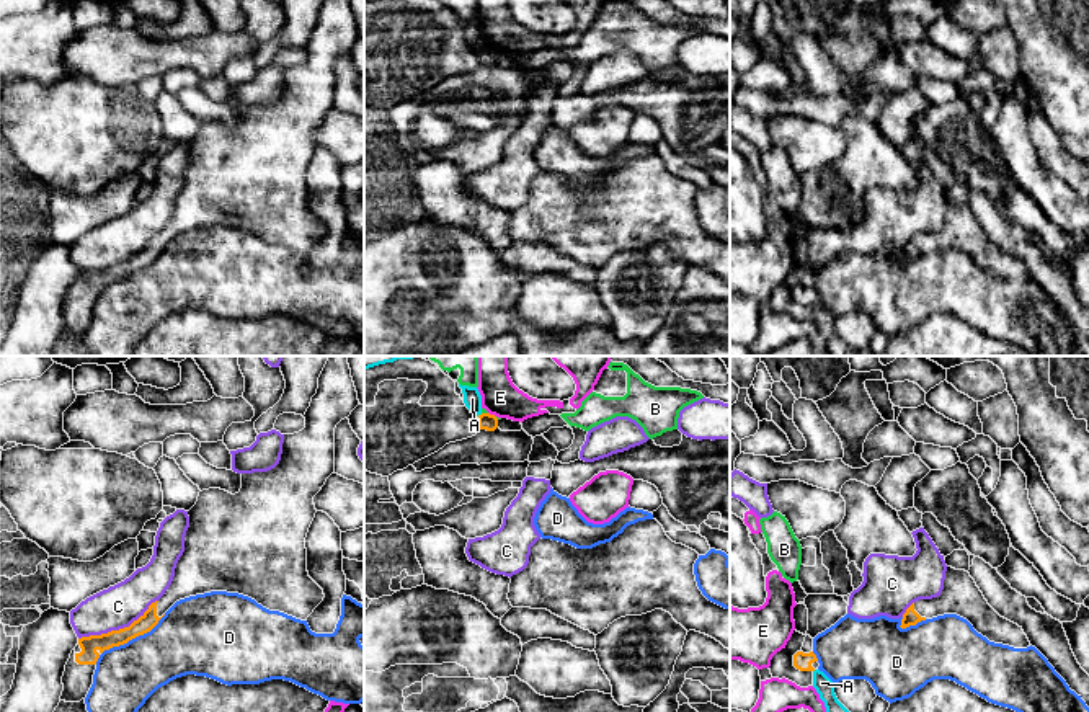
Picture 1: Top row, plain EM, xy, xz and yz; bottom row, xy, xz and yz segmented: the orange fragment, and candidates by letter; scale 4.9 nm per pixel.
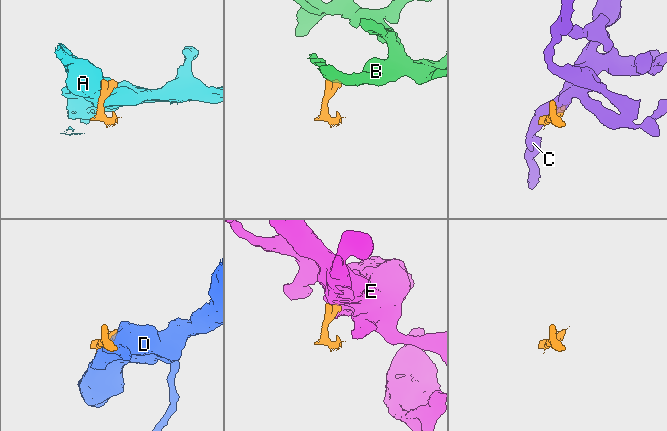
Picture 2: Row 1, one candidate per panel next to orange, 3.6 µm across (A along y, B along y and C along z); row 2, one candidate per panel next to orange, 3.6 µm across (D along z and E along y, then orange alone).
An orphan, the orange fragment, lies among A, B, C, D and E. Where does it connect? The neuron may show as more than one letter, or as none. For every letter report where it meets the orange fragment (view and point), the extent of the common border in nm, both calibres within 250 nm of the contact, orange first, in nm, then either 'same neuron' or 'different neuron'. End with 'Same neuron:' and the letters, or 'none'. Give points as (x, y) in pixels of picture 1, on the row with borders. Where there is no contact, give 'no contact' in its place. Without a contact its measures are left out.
A: meets orange in xz at (479, 415); contact 30 nm long; 80 nm thick on the orange side, 90 nm on the other; different neuron
B: meets orange in xz at (485, 413); contact 30 nm long; 80 nm thick on the orange side, 20 nm on the other; different neuron
C: meets orange in xy at (120, 629); contact 440 nm long; 90 nm thick on the orange side, 200 nm on the other; different neuron
D: meets orange in xy at (128, 640); contact 420 nm long; 90 nm thick on the orange side, 300 nm on the other; different neuron
E: meets orange in xz at (492, 415); contact 50 nm long; 80 nm thick on the orange side, 190 nm on the other; different neuron
Same neuron: none

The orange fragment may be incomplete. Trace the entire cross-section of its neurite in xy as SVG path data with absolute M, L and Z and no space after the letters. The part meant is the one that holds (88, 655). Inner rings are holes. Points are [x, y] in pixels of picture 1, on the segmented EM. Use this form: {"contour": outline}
{"contour": "M328 358L318 377L317 394L304 415L305 428L284 434L281 461L274 469L242 474L242 488L235 495L220 488L199 492L196 505L188 511L184 552L170 588L129 627L78 639L82 652L70 653L62 676L60 701L85 699L93 684L96 661L104 650L150 632L176 601L189 596L211 591L238 593L269 611L307 621L325 598L323 590L307 572L305 537L317 513L313 496L335 472L335 428L359 405L348 358Z"}

